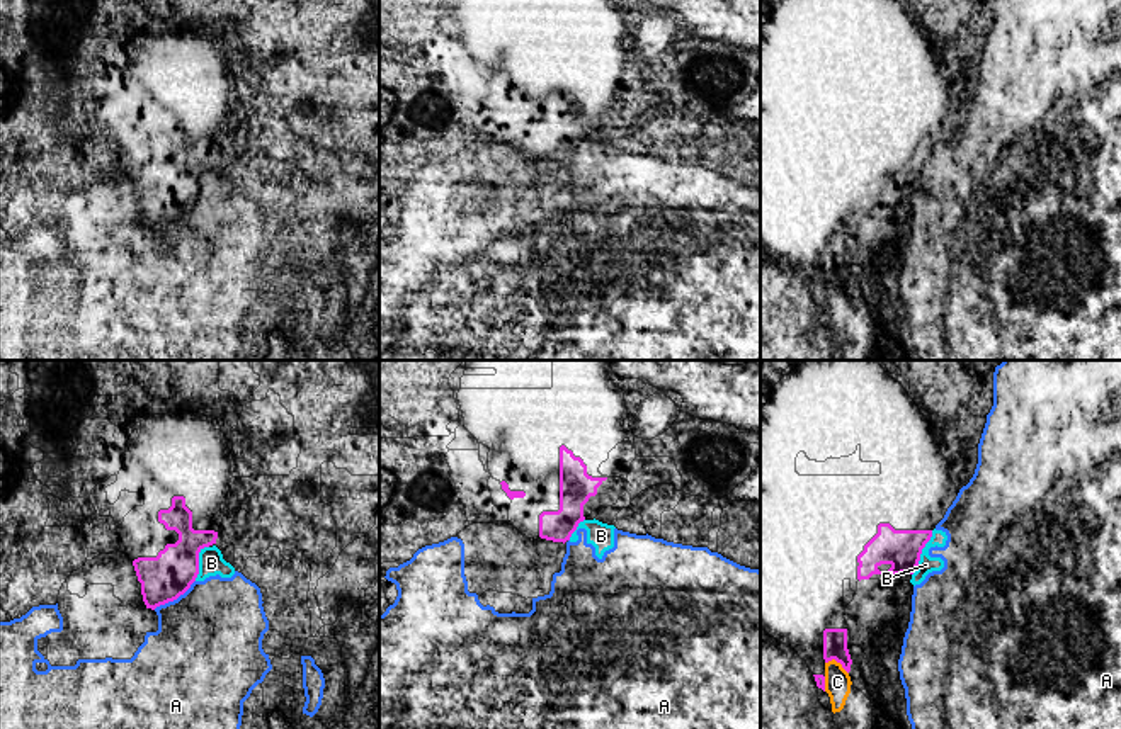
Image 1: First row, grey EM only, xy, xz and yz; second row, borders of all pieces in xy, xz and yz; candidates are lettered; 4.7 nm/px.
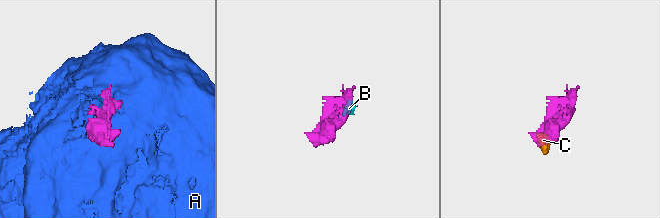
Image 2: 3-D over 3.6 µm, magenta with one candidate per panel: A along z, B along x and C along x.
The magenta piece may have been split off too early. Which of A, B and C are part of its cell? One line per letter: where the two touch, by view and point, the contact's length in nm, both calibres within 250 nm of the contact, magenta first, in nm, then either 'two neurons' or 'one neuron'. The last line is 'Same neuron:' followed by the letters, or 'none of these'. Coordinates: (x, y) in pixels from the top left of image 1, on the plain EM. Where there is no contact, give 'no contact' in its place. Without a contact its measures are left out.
A: xy (174, 218) | 240 nm | 220/480 nm | two neurons
B: yz (921, 172) | 240 nm | 180/80 nm | two neurons
C: yz (837, 281) | 130 nm | 110/130 nm | two neurons
Same neuron: none of these

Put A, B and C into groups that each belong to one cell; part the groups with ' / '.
A B / C

